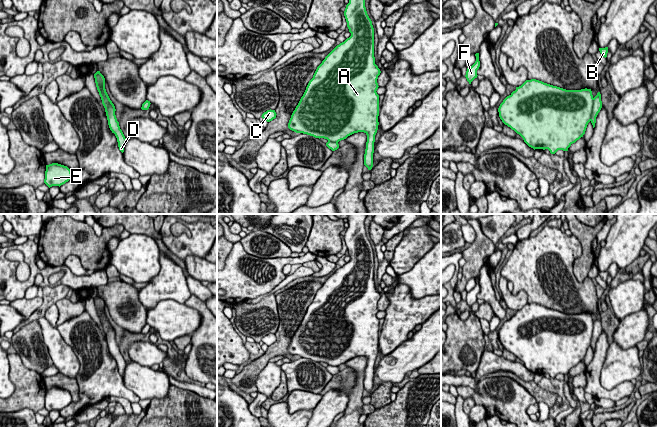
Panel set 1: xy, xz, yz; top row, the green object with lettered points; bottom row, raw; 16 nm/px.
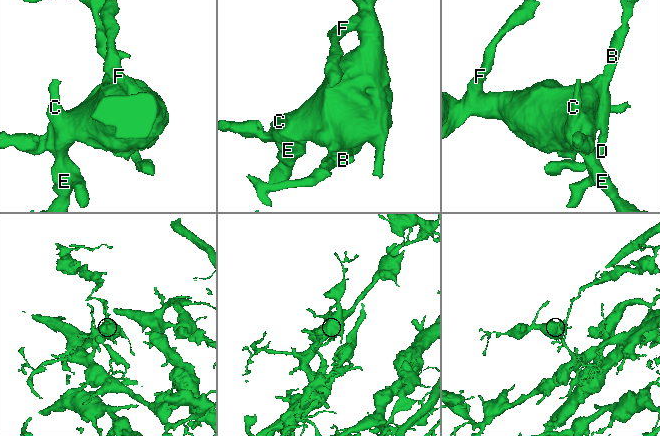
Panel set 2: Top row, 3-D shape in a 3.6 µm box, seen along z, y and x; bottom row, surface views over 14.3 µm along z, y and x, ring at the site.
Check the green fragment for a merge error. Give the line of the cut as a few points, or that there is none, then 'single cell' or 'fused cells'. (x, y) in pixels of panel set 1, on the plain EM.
cut in yz along (593, 322), (592, 337), (589, 344); fused cells

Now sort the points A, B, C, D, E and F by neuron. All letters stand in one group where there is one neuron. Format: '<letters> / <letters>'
A C E F / B D

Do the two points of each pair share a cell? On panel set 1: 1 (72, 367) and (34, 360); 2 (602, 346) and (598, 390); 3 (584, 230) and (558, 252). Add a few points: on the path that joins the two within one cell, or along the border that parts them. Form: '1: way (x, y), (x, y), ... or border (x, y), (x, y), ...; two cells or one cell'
1: border (43, 341), (54, 364); two cells
2: way (599, 357), (594, 367), (594, 379); one cell
3: border (572, 234), (581, 246), (581, 254), (575, 260); two cells

